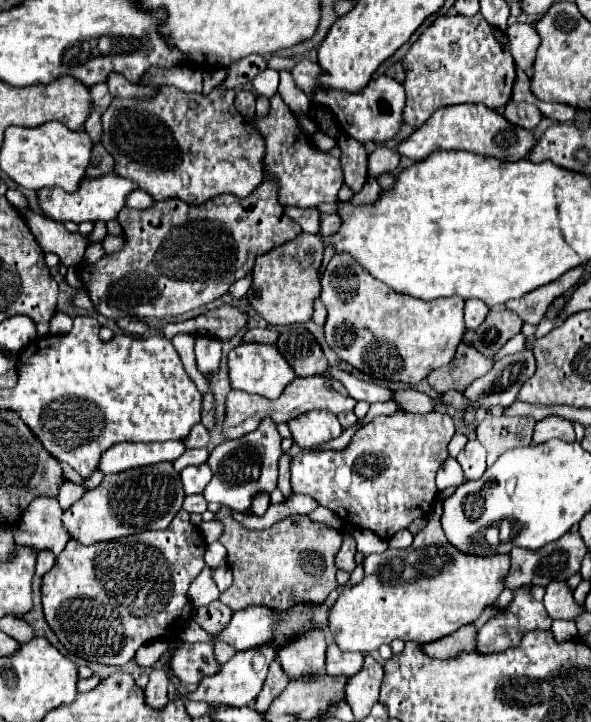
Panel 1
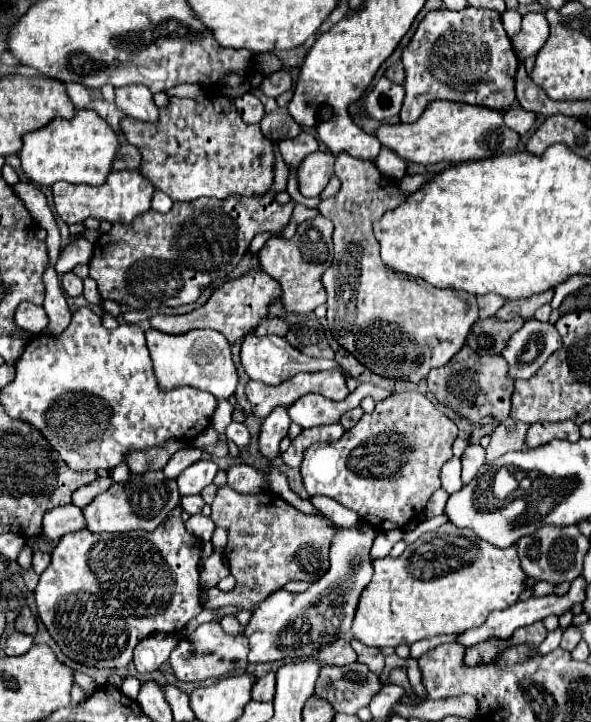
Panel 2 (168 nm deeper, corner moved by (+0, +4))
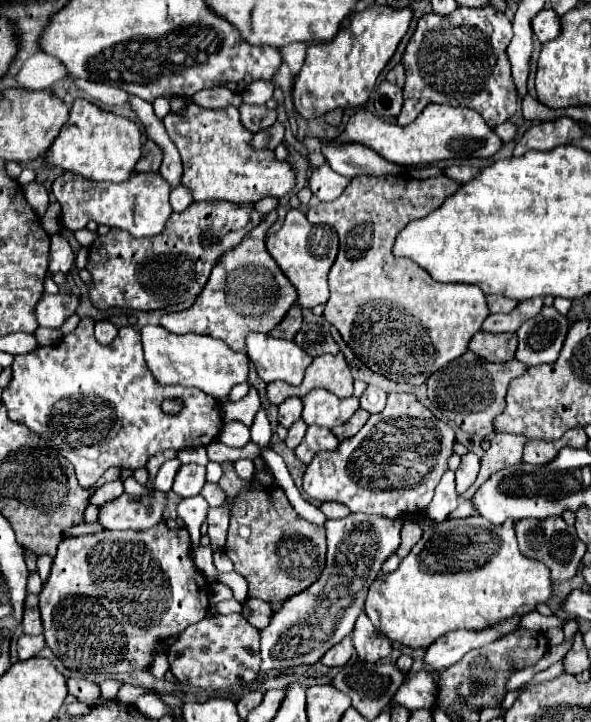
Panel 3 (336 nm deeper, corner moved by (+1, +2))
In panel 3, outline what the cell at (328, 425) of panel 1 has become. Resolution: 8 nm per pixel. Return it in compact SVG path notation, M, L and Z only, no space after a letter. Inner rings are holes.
M316 388L308 392L302 398L302 402L304 402L302 420L306 424L316 424L324 428L334 428L334 426L344 424L360 406L356 396L342 400L324 388Z

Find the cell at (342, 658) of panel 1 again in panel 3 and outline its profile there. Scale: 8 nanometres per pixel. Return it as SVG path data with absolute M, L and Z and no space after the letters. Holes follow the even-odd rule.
M344 638L342 642L338 642L338 646L332 646L324 656L322 656L322 664L326 666L344 666L350 656L354 654L354 646L352 646L352 638Z

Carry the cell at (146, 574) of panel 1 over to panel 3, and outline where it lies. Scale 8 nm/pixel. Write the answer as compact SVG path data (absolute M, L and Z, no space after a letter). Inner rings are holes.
M164 522L144 532L102 532L64 538L58 544L50 578L40 592L46 644L68 670L78 672L116 674L146 670L152 664L152 654L162 650L168 638L202 620L208 606L208 580L192 562L188 530L170 530Z

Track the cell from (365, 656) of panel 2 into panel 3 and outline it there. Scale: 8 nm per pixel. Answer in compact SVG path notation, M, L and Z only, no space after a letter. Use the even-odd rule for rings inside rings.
M362 612L356 620L352 640L358 656L366 662L378 662L382 660L382 656L388 656L392 652L390 640L382 636L382 632L370 622L366 612Z

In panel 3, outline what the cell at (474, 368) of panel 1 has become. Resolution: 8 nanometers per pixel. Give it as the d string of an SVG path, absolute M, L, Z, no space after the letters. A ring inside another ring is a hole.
M470 350L466 354L462 354L462 358L450 362L448 366L444 366L442 370L434 372L428 378L428 398L430 402L442 410L442 414L454 422L458 428L462 428L468 434L478 434L478 436L488 436L492 434L492 420L502 414L502 410L506 408L506 392L508 392L508 384L522 376L528 370L526 364L518 362L518 360L510 360L508 362L508 376L506 376L506 368L502 364L488 364L482 362L476 354L472 354Z

